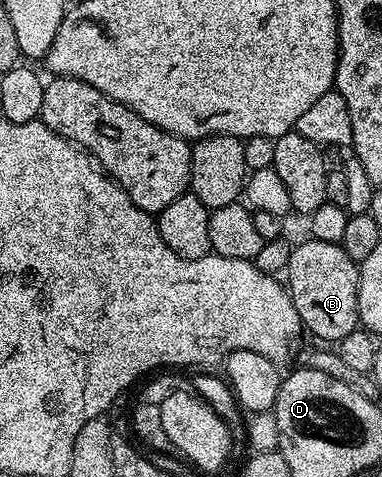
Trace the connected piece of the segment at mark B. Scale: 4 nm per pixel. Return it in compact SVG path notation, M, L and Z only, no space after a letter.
M306 239L303 245L295 244L291 248L290 262L286 264L284 277L307 334L315 333L322 341L337 343L344 339L344 335L359 328L359 272L359 266L342 250L341 244Z

